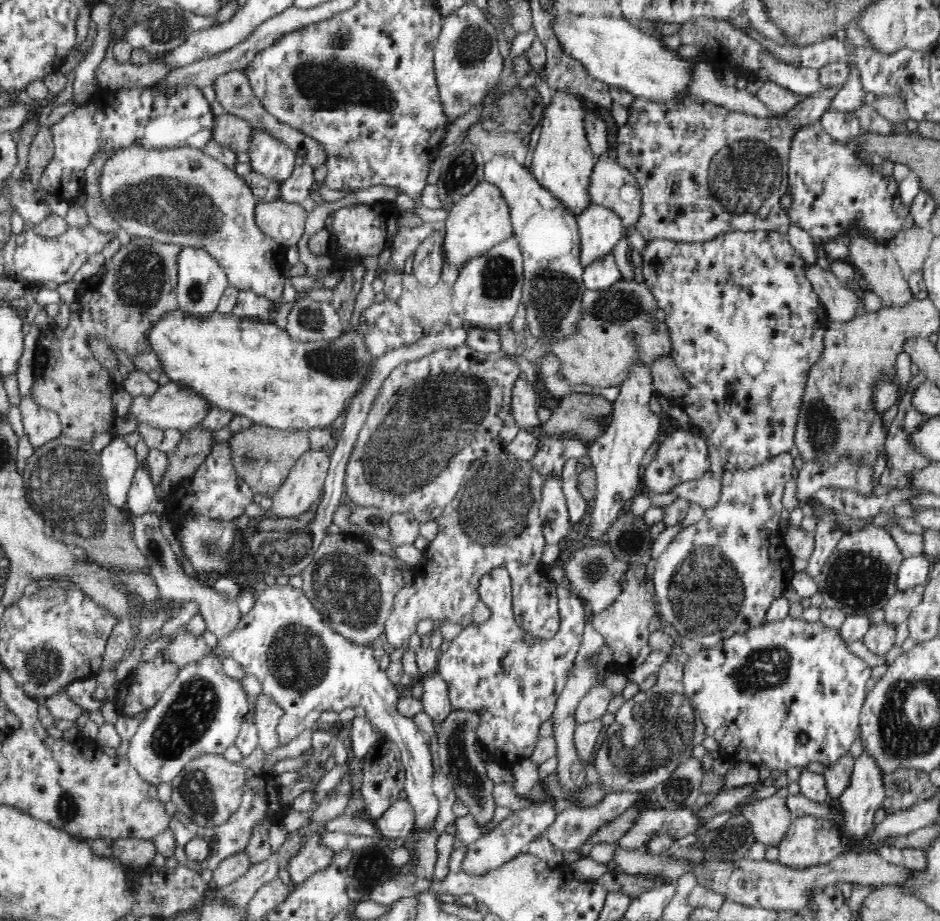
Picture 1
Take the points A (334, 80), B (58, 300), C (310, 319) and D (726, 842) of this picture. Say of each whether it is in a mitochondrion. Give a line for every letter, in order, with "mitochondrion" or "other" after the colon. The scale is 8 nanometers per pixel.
A: mitochondrion
B: other
C: mitochondrion
D: mitochondrion

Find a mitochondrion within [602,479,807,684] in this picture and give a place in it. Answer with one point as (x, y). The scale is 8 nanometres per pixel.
(706, 590)

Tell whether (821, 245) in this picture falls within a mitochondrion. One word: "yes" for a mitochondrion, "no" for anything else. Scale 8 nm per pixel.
no

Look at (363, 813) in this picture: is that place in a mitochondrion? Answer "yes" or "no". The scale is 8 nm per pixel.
no

